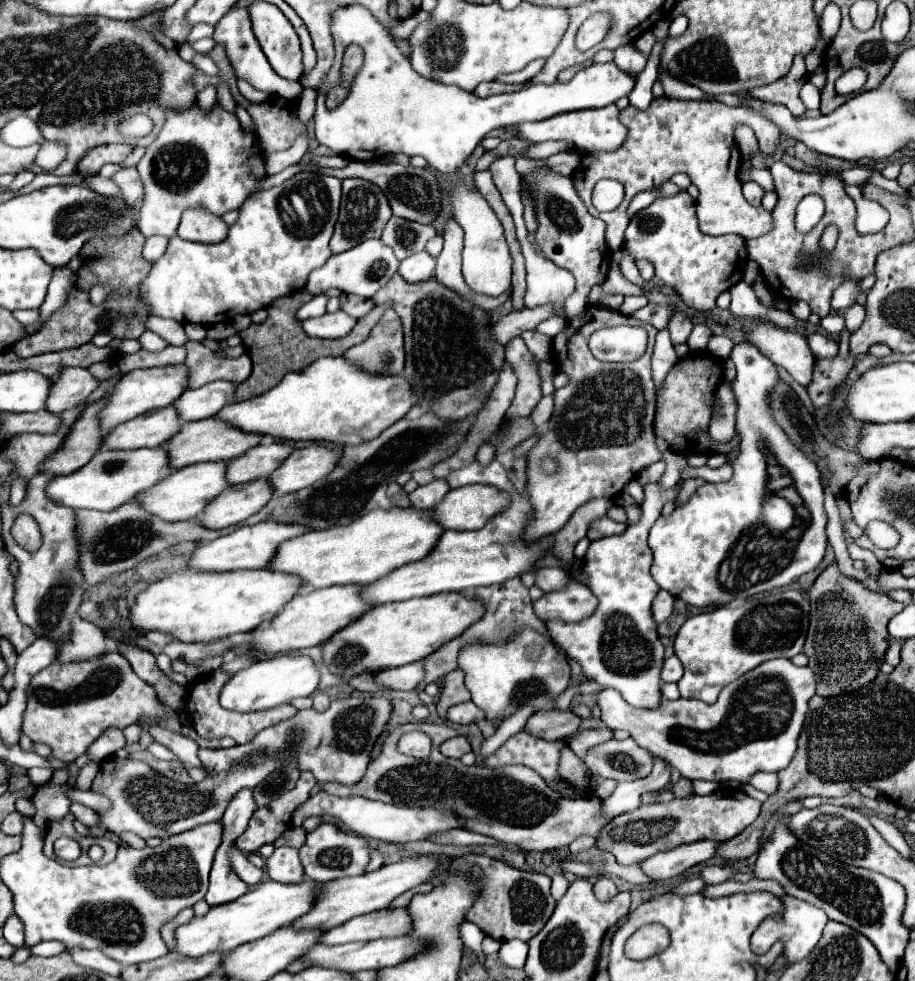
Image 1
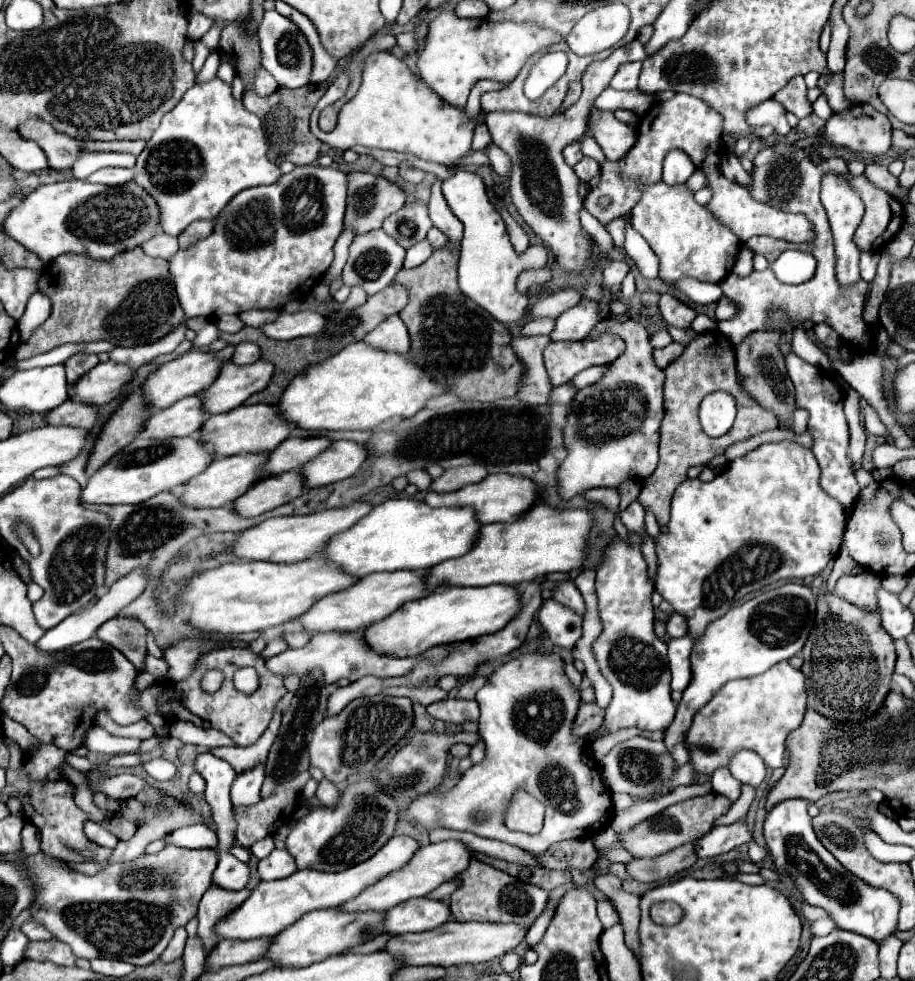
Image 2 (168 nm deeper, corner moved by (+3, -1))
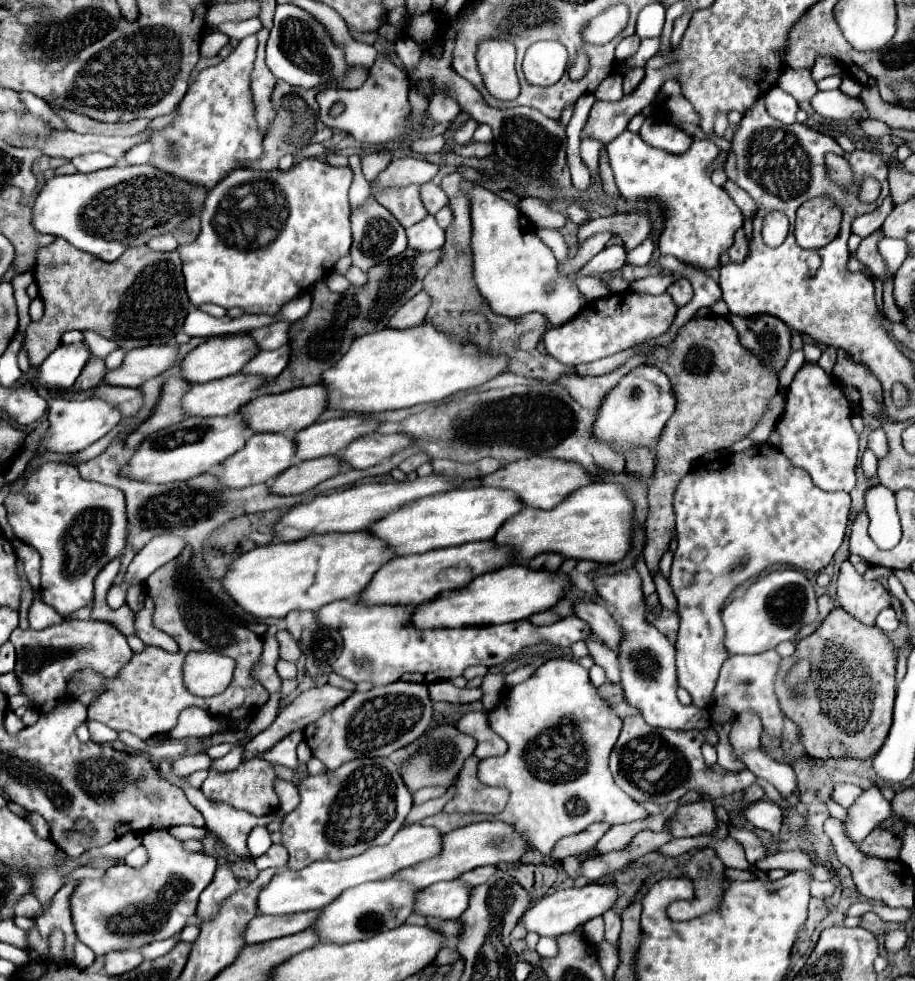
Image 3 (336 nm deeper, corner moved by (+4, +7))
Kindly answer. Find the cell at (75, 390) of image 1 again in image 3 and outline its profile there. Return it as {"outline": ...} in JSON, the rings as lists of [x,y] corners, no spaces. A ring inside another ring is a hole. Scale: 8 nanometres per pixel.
{"outline":[[[165,344],[165,346],[145,346],[129,350],[123,366],[117,370],[107,372],[105,382],[113,386],[129,386],[137,388],[149,378],[155,378],[169,368],[175,366],[177,360],[177,344]]]}

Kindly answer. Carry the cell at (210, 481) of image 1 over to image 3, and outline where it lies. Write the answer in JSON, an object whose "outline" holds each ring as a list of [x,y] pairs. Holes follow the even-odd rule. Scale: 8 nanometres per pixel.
{"outline":[[[253,434],[245,448],[235,452],[231,458],[227,458],[217,470],[215,474],[219,476],[219,480],[227,486],[227,488],[245,488],[245,486],[253,486],[253,484],[263,484],[263,482],[273,482],[283,470],[287,470],[293,460],[295,460],[295,438],[293,436],[285,436],[285,434]]]}

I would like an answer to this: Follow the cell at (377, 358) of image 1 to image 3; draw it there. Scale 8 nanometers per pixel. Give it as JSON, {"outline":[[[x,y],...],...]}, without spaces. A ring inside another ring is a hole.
{"outline":[[[419,292],[417,296],[413,296],[409,302],[405,302],[397,312],[395,316],[389,320],[389,326],[391,328],[411,328],[411,326],[417,326],[425,320],[425,314],[427,314],[427,308],[431,306],[431,300],[427,296],[427,292]]]}

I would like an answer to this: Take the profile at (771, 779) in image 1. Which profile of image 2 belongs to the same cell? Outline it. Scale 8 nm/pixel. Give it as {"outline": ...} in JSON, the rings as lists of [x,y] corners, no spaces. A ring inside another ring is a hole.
{"outline":[[[738,752],[732,758],[728,770],[736,780],[740,780],[742,784],[748,784],[752,788],[758,788],[760,782],[766,778],[766,766],[760,760],[760,756],[754,752]]]}

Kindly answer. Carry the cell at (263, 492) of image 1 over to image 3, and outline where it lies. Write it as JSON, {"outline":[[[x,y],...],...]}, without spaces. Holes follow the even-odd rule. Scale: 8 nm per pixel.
{"outline":[[[323,456],[315,460],[297,462],[291,468],[287,468],[279,480],[271,486],[271,490],[279,496],[289,494],[303,494],[307,490],[313,490],[317,484],[329,480],[331,476],[337,476],[341,472],[341,460],[337,456]]]}

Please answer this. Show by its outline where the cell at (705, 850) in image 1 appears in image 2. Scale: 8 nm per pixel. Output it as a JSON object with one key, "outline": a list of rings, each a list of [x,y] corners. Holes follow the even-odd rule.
{"outline":[[[744,818],[732,826],[716,826],[706,836],[702,836],[694,846],[694,856],[700,858],[714,858],[718,854],[726,854],[732,848],[750,842],[750,834],[746,830]]]}

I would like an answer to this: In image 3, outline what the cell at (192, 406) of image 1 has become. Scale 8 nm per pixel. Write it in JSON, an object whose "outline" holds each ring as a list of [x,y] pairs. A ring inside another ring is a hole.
{"outline":[[[283,344],[281,348],[271,352],[263,350],[241,370],[241,374],[259,374],[267,378],[269,376],[277,378],[289,364],[289,356],[291,356],[291,344]]]}

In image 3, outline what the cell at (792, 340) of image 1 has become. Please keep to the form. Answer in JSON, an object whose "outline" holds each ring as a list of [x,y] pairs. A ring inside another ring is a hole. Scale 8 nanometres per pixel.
{"outline":[[[805,362],[787,388],[787,404],[775,424],[781,438],[781,452],[799,468],[807,470],[817,488],[827,492],[851,492],[855,486],[855,468],[859,436],[851,426],[851,404],[845,400],[835,378],[827,376],[817,364]]]}

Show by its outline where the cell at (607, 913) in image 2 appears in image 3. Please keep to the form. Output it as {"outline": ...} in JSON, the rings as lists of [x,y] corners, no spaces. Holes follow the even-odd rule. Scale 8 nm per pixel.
{"outline":[[[609,910],[603,914],[603,920],[605,920],[605,940],[611,944],[617,944],[619,932],[621,932],[621,918],[613,910]]]}

